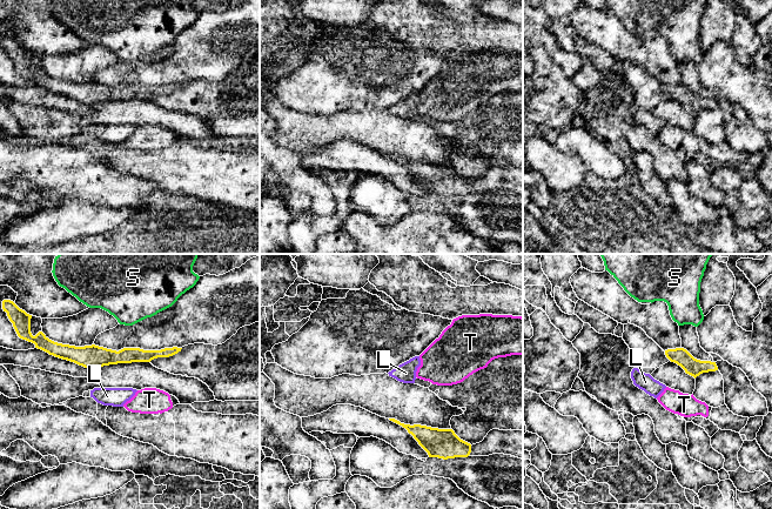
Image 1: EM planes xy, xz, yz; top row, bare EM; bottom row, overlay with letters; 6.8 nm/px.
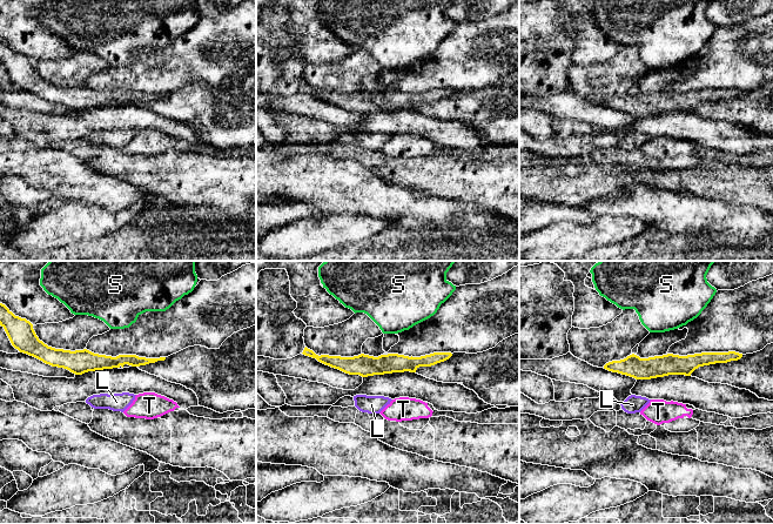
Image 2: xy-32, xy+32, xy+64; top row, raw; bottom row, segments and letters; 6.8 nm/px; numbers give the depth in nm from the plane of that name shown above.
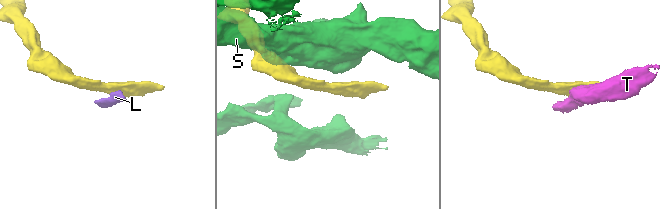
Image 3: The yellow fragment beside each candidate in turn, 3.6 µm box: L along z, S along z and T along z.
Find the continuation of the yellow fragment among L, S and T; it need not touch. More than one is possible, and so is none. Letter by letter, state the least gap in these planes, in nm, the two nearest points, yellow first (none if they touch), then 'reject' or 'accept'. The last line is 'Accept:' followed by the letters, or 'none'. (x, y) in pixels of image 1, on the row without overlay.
L: gap 140 nm; span xy (93, 105), (94, 125); reject
S: gap 160 nm; span xy (125, 85), (125, 61); reject
T: gap 110 nm; span yz (695, 114), (692, 131); reject
Accept: none

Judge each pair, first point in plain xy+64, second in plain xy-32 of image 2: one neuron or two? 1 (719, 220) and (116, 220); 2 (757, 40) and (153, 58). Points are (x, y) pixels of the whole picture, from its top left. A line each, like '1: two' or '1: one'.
1: two
2: one

